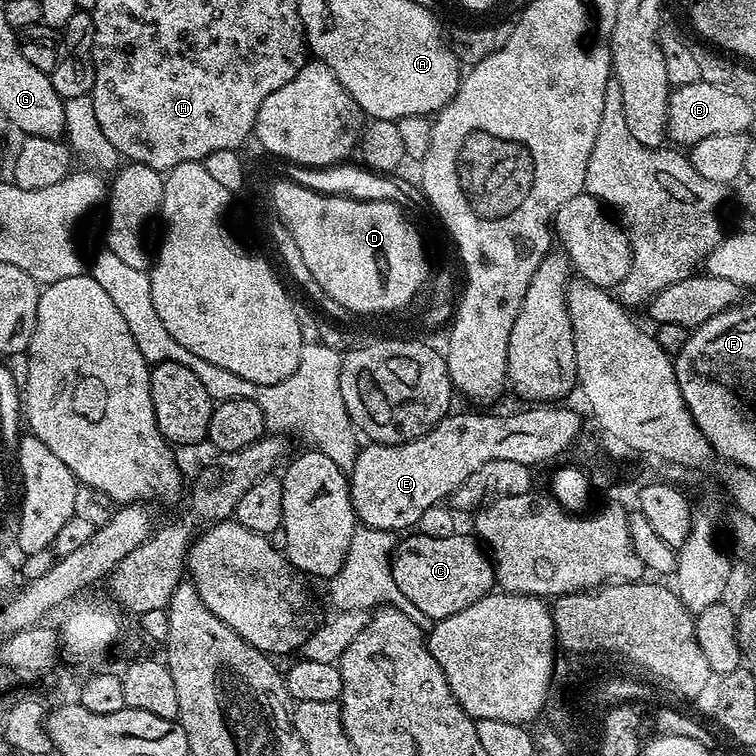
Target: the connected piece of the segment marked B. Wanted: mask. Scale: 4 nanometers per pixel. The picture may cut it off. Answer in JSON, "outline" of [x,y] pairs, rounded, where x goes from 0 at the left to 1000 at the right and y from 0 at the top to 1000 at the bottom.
{"outline":[[[922,106],[918,111],[890,115],[884,124],[884,177],[882,184],[894,190],[914,193],[939,183],[939,177],[976,177],[989,175],[995,164],[996,139],[988,132],[955,119],[955,114]]]}

